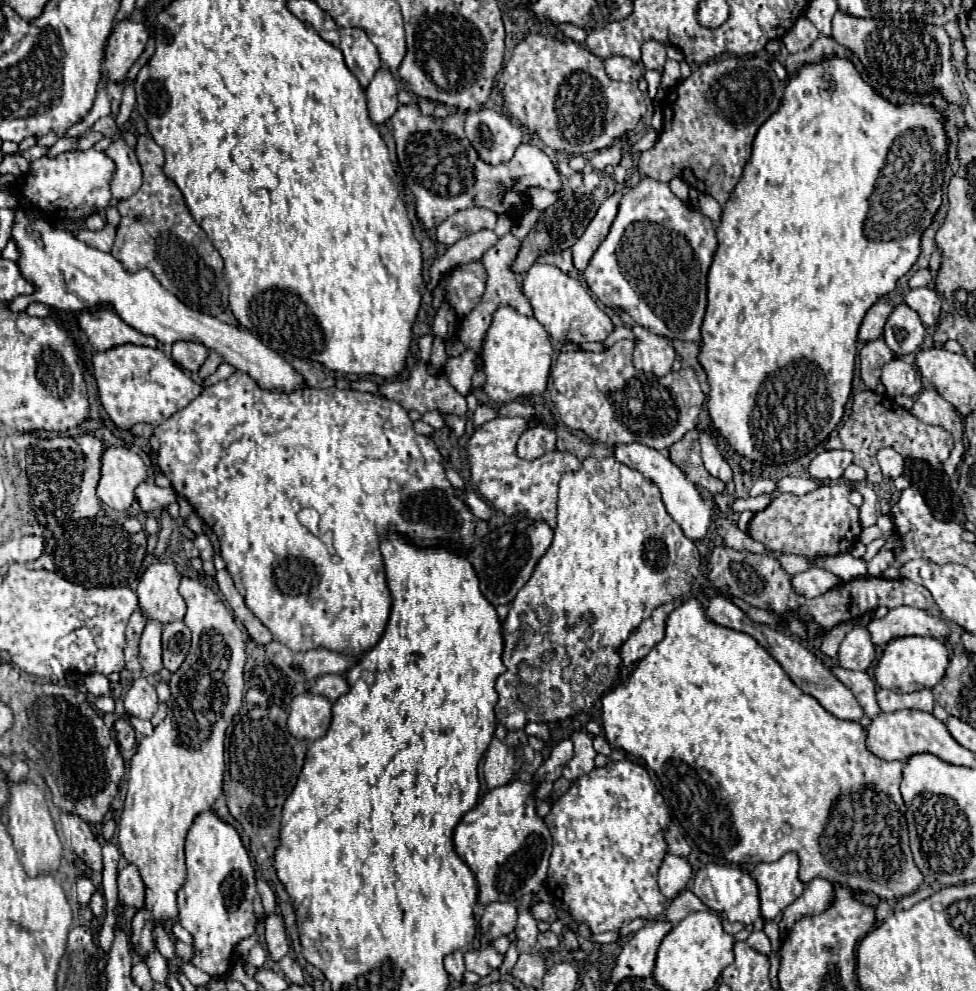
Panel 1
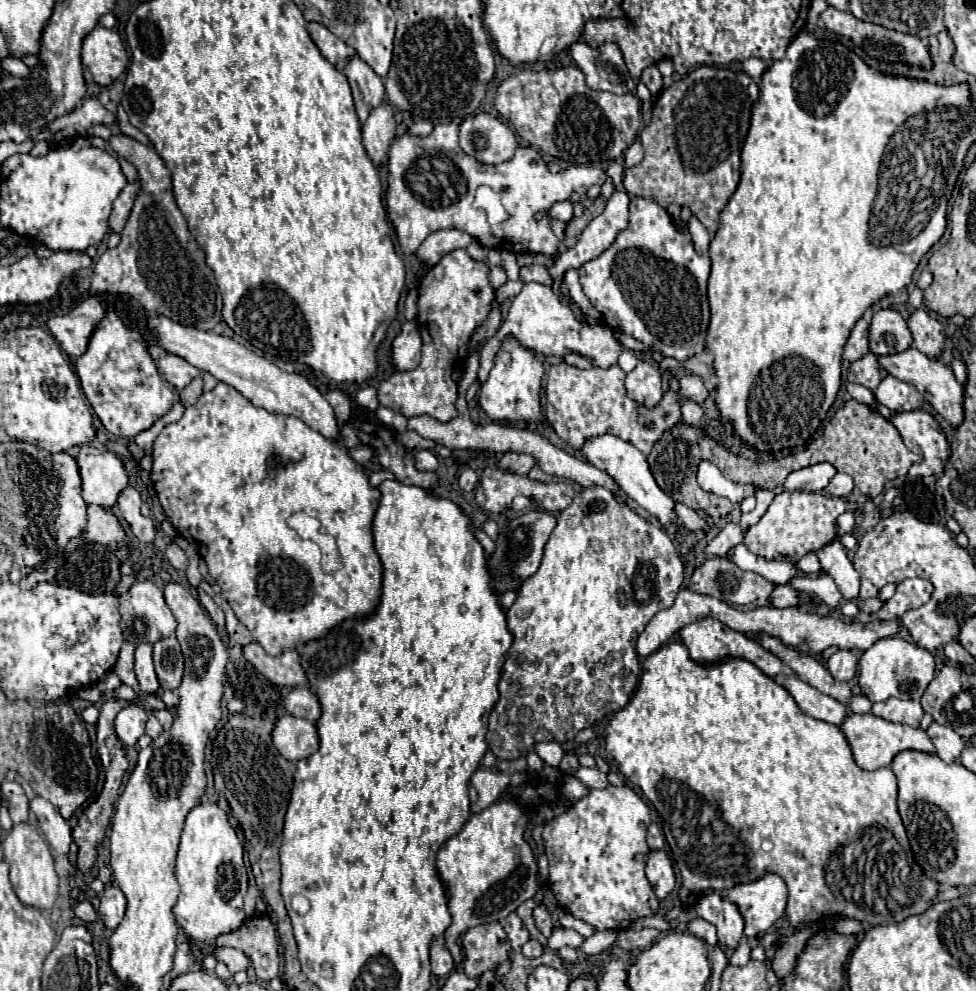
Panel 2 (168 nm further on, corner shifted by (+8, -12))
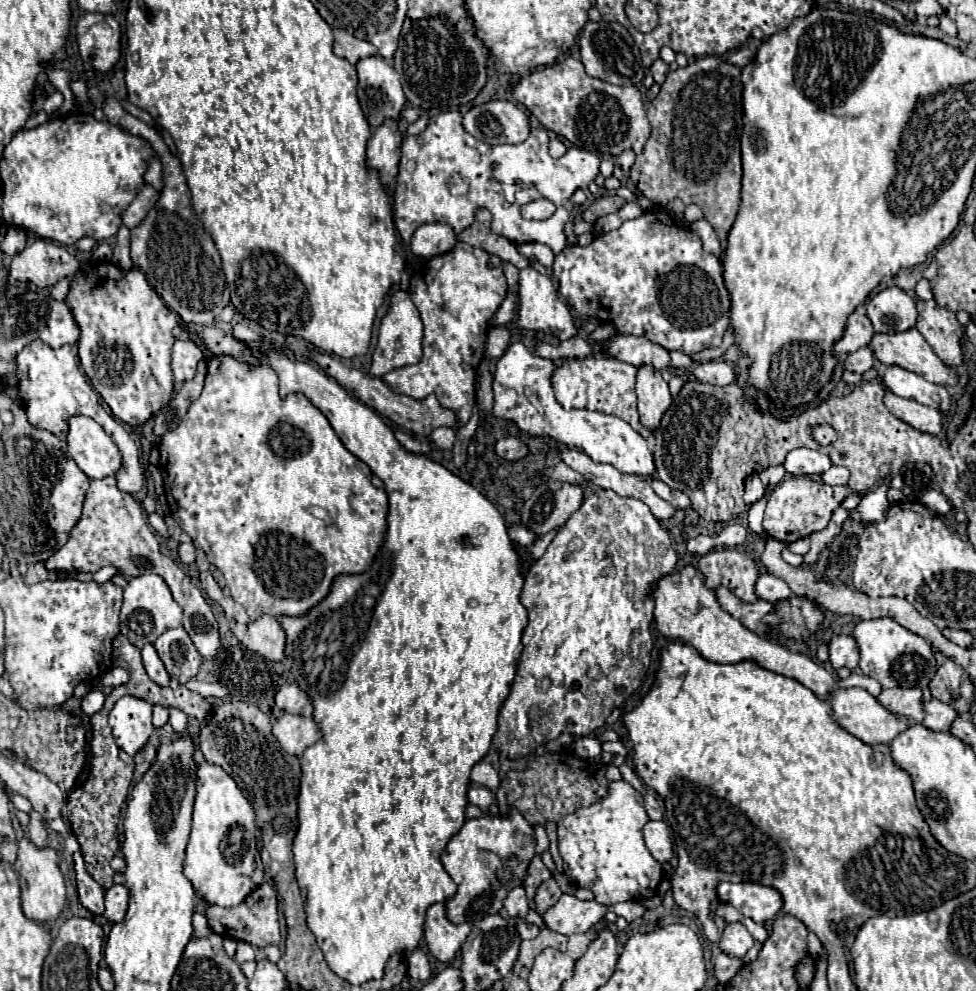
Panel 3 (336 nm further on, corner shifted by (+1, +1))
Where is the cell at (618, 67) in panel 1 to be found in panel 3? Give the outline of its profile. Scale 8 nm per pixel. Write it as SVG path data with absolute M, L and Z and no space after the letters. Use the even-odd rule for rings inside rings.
M587 22L579 34L579 48L581 48L581 62L585 64L589 76L619 86L641 84L645 72L639 48L635 46L635 40L627 32L627 28L621 26L619 22Z

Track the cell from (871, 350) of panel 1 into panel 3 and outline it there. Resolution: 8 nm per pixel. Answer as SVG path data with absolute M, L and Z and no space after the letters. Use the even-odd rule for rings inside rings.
M869 346L857 350L857 352L851 352L845 360L845 368L849 372L857 372L857 374L865 374L867 370L873 368L873 362L875 362L875 356L873 356L873 350Z

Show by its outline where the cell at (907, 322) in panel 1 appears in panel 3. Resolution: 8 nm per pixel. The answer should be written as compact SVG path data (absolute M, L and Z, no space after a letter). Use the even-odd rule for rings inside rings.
M887 288L869 300L867 316L875 332L905 332L909 328L915 328L917 322L915 300L899 288Z

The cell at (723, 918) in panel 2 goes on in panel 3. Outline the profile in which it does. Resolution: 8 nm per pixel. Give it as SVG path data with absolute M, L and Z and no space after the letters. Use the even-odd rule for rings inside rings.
M743 922L727 924L719 942L719 948L729 956L745 956L745 952L753 946L753 936L745 928Z

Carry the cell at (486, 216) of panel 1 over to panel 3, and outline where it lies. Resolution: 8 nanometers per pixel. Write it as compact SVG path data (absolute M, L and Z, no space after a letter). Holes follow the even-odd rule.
M423 224L415 230L411 240L411 252L415 256L439 256L449 252L457 242L457 236L449 224Z

